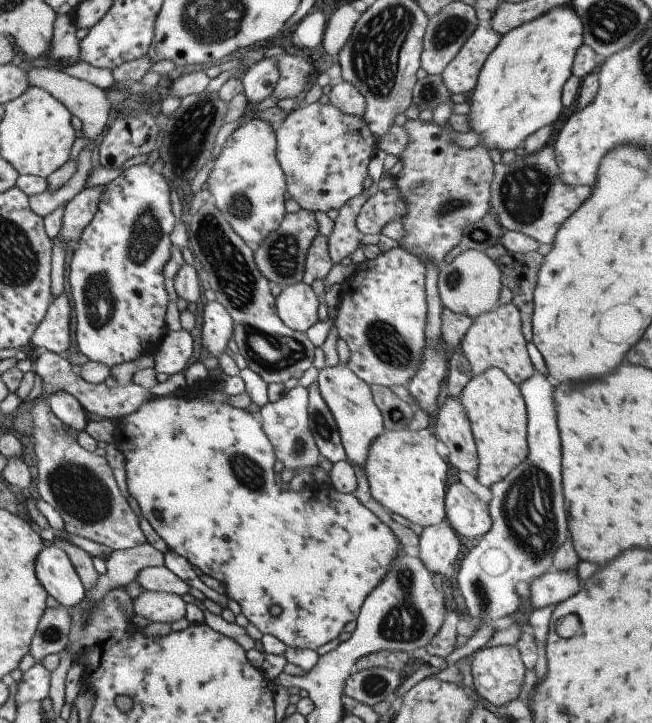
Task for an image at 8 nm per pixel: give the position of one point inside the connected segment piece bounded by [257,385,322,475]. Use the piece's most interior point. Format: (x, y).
(285, 422)

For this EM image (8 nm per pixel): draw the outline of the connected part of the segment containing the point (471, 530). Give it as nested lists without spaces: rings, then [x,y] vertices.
[[[461,483],[452,484],[445,495],[446,519],[460,538],[475,539],[492,528],[489,504]]]

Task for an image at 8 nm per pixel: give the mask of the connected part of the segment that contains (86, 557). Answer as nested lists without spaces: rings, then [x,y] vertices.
[[[54,531],[54,541],[58,548],[63,548],[64,552],[68,554],[68,558],[72,560],[74,568],[76,568],[76,574],[80,576],[80,580],[84,584],[86,590],[90,590],[96,586],[99,579],[99,574],[96,572],[93,564],[93,557],[82,550],[82,548],[72,546],[72,542],[66,540],[66,532]]]

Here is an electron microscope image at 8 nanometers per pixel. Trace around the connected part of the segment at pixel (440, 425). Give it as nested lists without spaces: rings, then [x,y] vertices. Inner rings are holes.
[[[449,396],[439,410],[436,418],[437,441],[443,442],[448,448],[448,460],[456,470],[468,472],[470,476],[476,477],[478,470],[478,456],[476,442],[472,431],[472,424],[466,414],[464,404],[460,402],[460,396]]]

